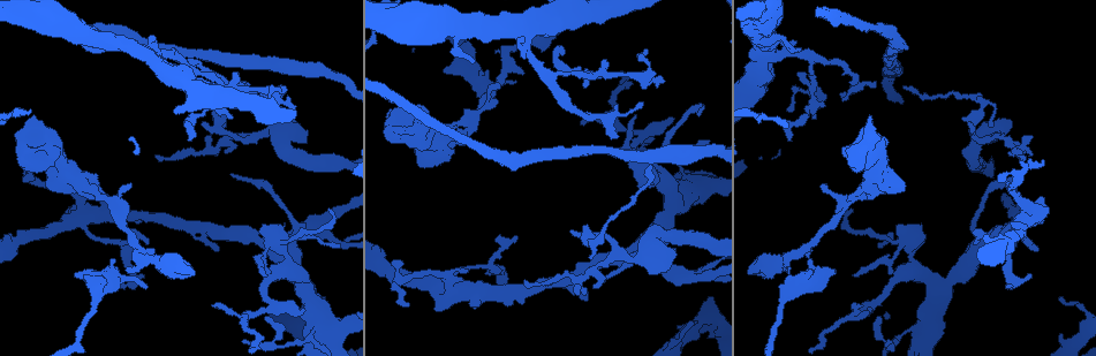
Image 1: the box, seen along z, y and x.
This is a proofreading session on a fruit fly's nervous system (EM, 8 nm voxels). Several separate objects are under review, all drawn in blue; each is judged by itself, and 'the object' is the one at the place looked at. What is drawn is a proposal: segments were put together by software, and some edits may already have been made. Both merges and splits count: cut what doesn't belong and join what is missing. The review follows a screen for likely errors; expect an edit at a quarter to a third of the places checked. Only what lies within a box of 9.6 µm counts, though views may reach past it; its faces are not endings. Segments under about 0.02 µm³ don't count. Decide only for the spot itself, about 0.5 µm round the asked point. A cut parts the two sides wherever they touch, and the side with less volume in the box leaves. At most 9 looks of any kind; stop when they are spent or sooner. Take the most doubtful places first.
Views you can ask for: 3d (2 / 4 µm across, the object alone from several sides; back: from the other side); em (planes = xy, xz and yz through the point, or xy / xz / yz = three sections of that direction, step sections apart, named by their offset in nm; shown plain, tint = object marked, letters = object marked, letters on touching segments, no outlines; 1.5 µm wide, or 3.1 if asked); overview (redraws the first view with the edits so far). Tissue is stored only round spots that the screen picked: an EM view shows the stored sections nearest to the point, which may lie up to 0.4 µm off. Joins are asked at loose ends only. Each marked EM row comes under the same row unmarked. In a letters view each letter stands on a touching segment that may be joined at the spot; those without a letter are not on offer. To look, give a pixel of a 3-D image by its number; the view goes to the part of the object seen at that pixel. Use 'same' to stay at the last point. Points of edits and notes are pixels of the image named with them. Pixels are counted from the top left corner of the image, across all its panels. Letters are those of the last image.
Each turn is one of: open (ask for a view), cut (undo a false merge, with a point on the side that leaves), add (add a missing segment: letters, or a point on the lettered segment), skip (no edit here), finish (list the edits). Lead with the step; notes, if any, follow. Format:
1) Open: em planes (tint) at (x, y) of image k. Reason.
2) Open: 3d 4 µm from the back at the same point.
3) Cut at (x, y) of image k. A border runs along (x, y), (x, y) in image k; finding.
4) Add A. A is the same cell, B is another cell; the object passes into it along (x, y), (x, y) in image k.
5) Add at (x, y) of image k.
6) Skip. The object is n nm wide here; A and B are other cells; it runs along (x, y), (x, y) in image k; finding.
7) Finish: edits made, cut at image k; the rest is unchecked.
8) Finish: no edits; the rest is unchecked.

Open: em xz step 4 (letters) at (342, 244) of image 1. Thick turns thin.

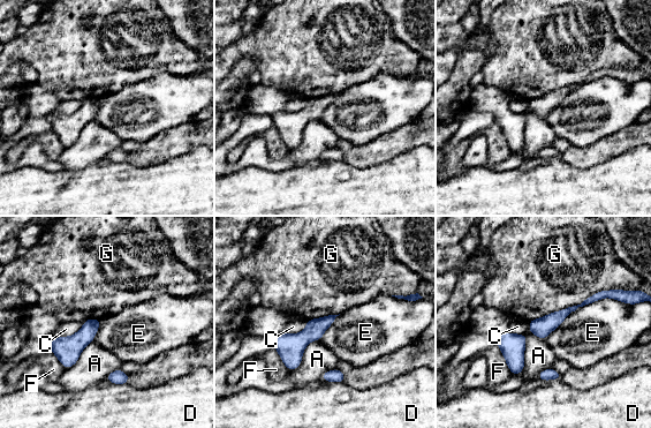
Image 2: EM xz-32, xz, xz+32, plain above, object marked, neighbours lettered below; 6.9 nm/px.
Open: em planes (letters) at the same point. Cut it another way.

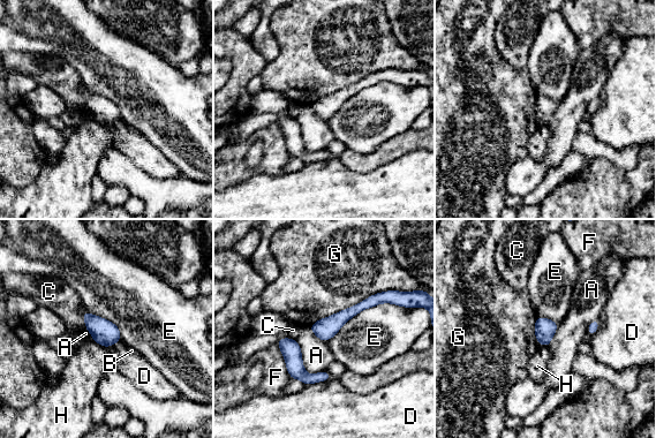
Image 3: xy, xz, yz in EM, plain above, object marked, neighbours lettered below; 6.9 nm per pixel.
Skip. The longest contact is with G, 650 nm; A, B, C, D, E, F, G and H are other cells; it runs along (384, 296), (328, 327), (314, 327) in image 3; all the same neuron.

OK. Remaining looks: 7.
Open: em xz step 4 (tint) at (522, 38) of image 1. Branch stops here.

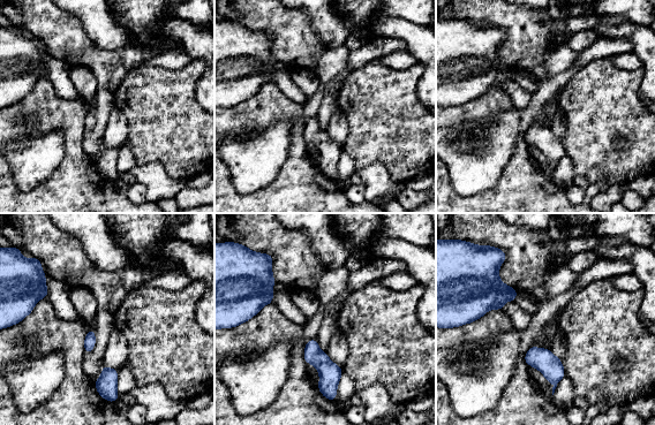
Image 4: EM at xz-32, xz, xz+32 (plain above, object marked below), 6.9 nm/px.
Open: em planes (letters) at the same point.

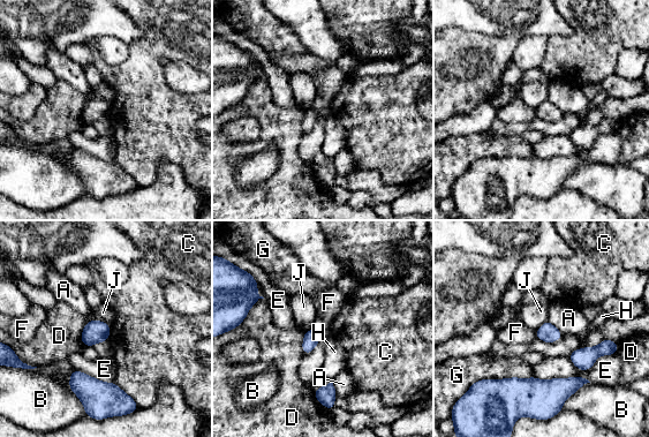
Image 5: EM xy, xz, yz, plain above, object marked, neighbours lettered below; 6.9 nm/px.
Skip. A, B, C, D, E, F, G, H and J are other cells; a border runs along (87, 321), (103, 321), (110, 325) in image 5; no lettered segment goes on from it.

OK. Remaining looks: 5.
Open: 3d 2 µm at (645, 51) of image 1. Thin end.

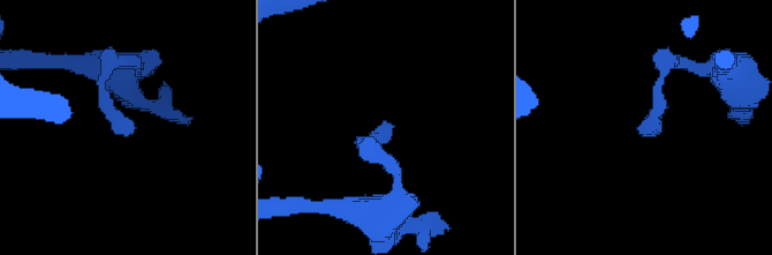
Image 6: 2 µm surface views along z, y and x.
Open: em yz step 4 (letters) at (386, 122) of image 6. Shape alone is not enough.

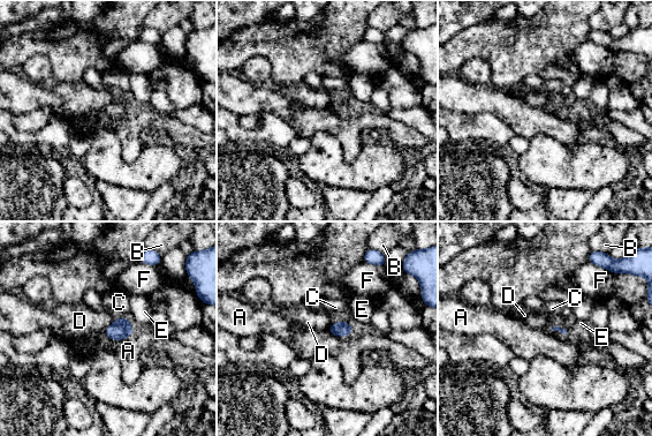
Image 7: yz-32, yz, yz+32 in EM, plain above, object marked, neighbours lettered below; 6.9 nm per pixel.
Open: em planes (letters) at the same point. Another direction.

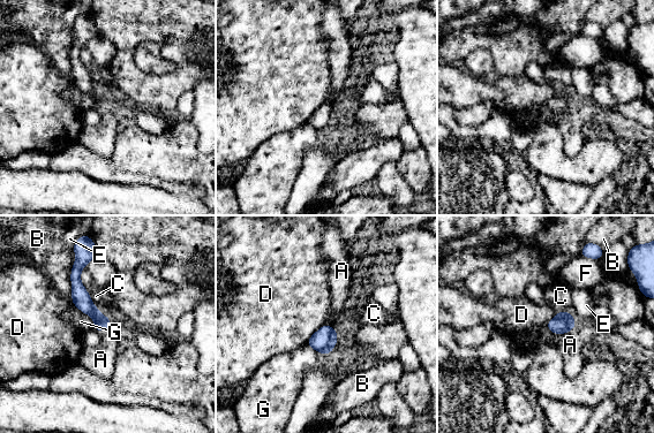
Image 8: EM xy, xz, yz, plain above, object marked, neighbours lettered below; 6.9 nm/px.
Skip. The object is 150 nm wide here; A, B, C, D, E, F and G are other cells; it runs along (79, 267), (79, 294), (102, 327) in image 8; none of them fits.

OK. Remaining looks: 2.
Open: em xz step 8 (letters) at (468, 271) of image 1. Branch stops here.

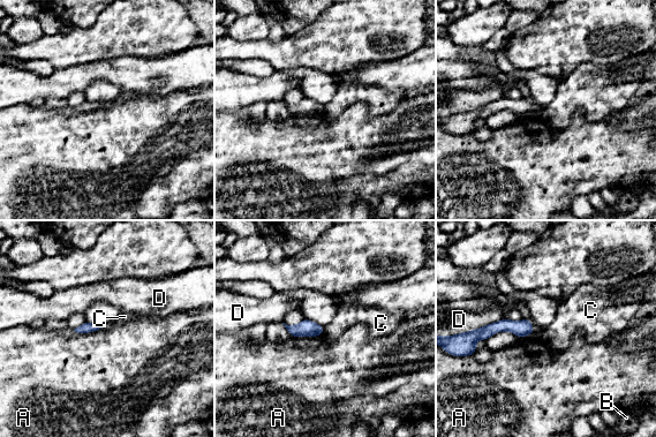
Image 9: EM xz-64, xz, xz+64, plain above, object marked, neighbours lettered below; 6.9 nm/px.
Skip. The longest contact is with D, 260 nm; A, B, C and D are other cells; it runs along (530, 329), (496, 326), (479, 334) in image 9; none of them fits.

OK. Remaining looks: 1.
Finish: no edits; the rest is unchecked.

